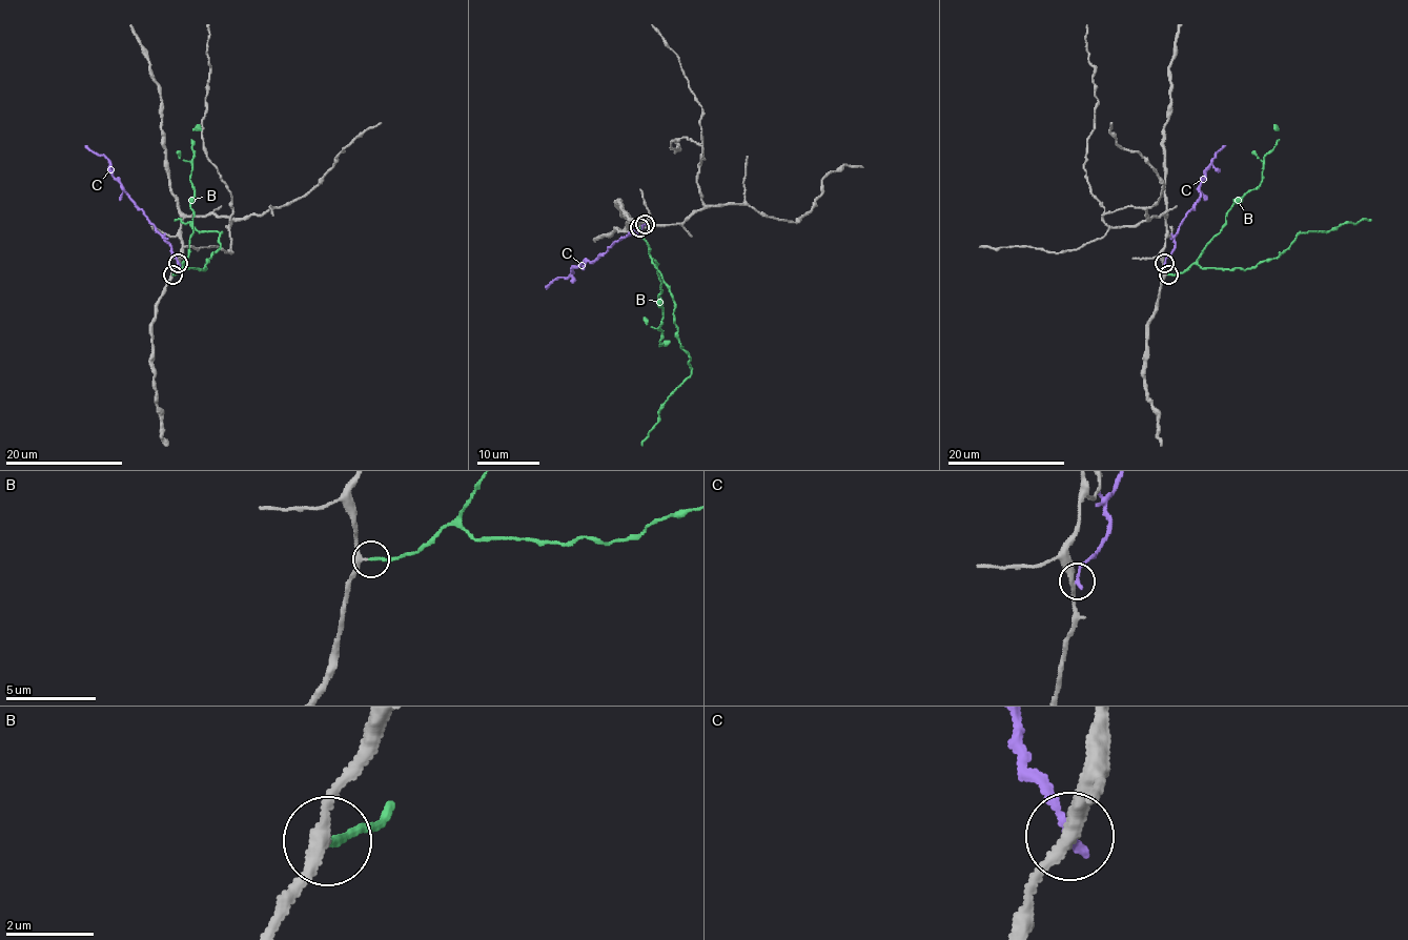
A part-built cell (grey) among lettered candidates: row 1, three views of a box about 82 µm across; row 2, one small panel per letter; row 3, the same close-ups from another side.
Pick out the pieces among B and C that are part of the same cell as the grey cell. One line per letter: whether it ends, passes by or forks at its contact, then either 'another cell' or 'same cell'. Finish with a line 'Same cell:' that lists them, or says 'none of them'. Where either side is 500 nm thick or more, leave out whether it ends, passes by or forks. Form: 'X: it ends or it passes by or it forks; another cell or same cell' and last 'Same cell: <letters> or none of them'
B: it ends; same cell
C: it ends; another cell
Same cell: B

